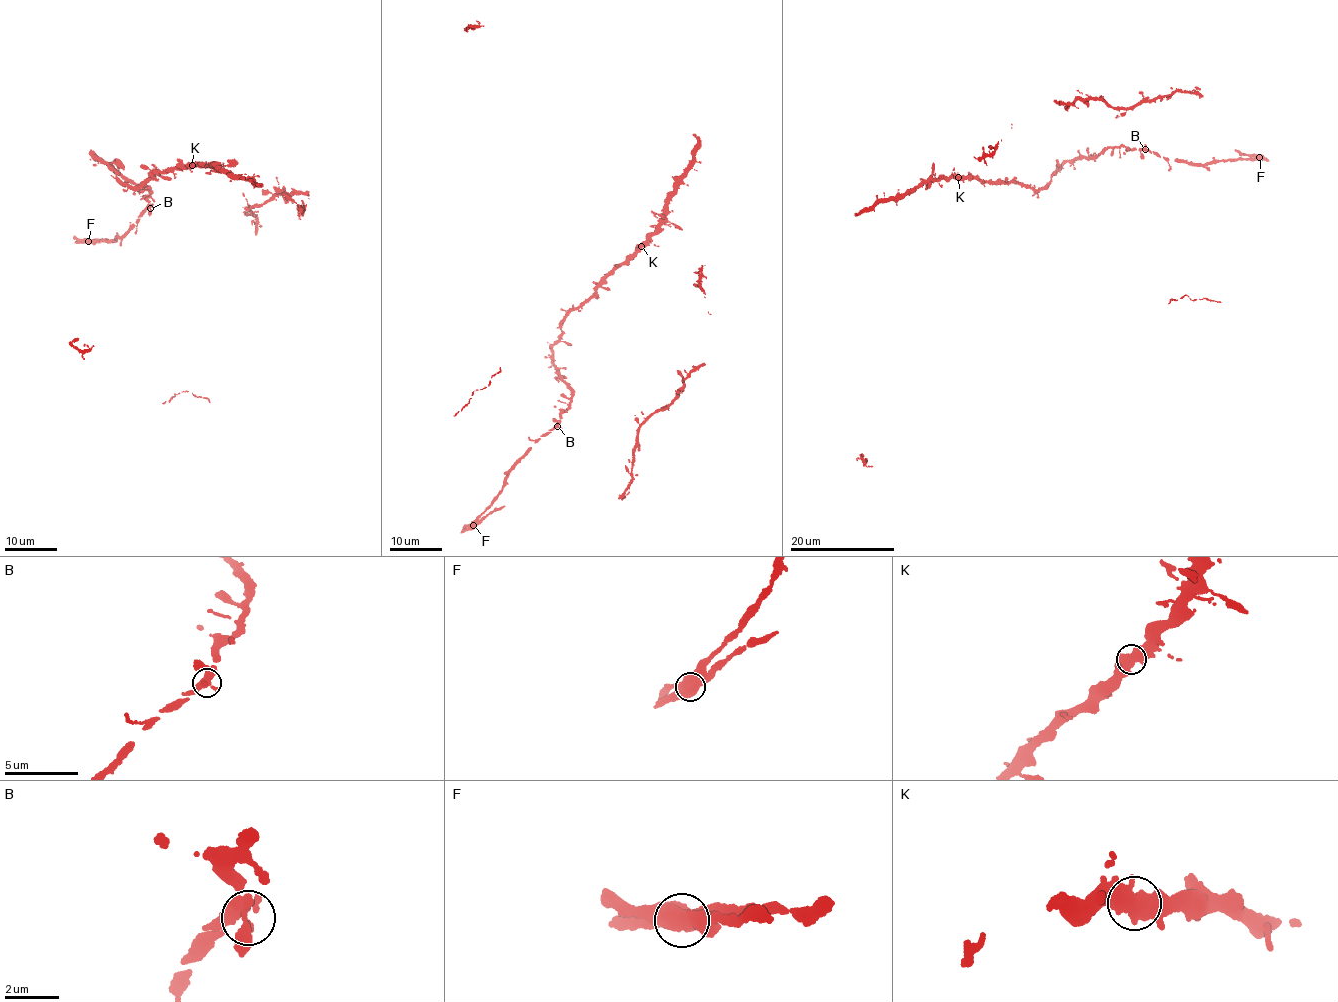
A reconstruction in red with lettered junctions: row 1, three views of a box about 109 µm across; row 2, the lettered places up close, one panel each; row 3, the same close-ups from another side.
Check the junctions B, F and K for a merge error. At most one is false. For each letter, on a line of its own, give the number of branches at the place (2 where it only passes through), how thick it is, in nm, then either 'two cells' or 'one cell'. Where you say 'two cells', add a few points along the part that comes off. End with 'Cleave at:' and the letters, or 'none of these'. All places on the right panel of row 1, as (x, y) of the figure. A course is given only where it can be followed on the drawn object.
B: 2 | 320 nm | one cell
F: 2 | 650 nm | two cells | (1259, 157), (1234, 150)
K: 2 | 600 nm | one cell
Cleave at: F

